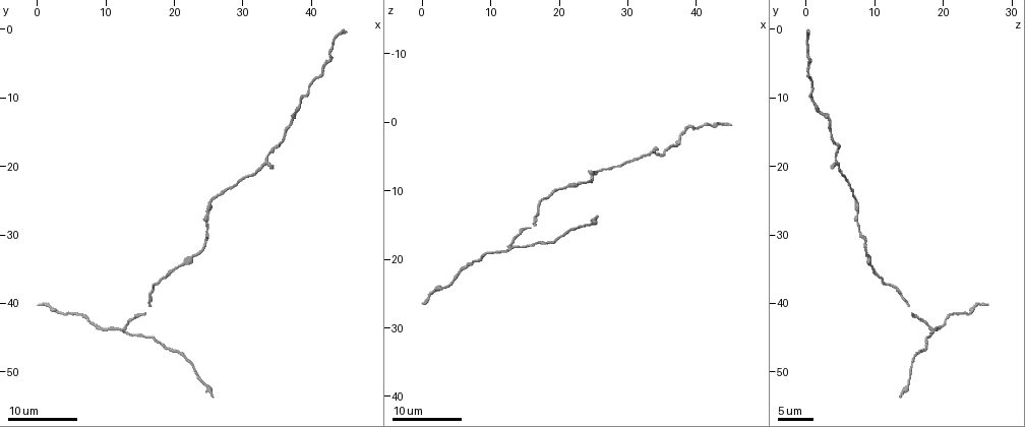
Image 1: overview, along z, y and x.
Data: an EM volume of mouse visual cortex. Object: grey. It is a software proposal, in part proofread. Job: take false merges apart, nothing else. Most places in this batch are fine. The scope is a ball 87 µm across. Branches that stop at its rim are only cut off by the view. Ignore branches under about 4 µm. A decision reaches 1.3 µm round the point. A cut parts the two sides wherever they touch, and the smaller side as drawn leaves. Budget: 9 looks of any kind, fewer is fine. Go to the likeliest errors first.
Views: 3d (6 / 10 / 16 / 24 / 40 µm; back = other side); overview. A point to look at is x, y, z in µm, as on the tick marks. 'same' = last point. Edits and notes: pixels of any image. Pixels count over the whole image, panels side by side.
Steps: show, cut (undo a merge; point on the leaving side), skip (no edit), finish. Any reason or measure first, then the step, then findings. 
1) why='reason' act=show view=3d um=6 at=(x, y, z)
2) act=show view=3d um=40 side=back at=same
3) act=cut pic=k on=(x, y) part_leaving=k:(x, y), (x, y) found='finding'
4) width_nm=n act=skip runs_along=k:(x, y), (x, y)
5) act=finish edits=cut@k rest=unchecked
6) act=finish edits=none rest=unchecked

why='side arm on a straight run' act=show view=3d um=10 at=(12.5, 44.0, 18.5)

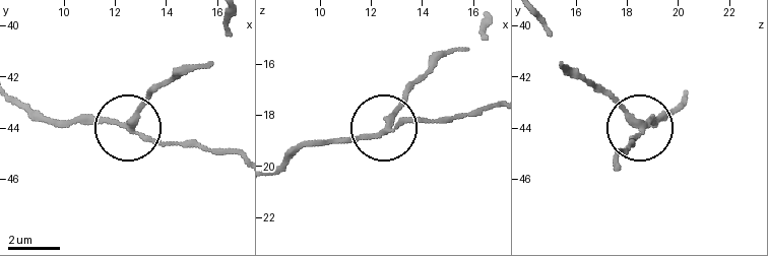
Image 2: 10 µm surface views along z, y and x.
act=show view=3d um=10 side=back at=(12.7, 44.1, 18.5)

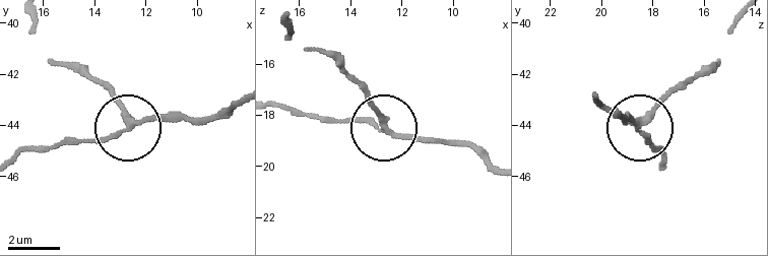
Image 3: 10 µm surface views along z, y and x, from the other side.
side_arm_um=17 act=skip runs_along=3:(740, 21), (720, 60), (694, 73), (643, 124), (628, 119) found='all the same neuron'

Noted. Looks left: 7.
why='three-way junction' act=show view=3d um=6 at=(33.5, 19.0, 4.5)

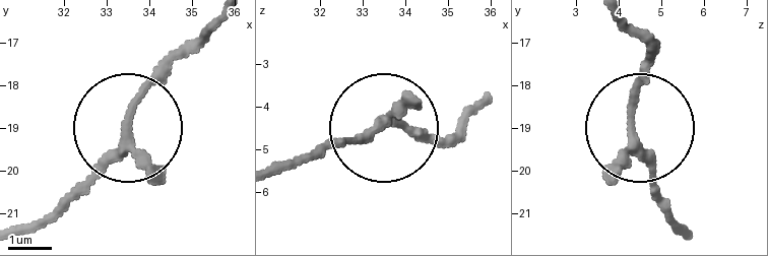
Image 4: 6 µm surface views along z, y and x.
act=show view=3d um=6 side=back at=(33.60, 18.60, 4.35)

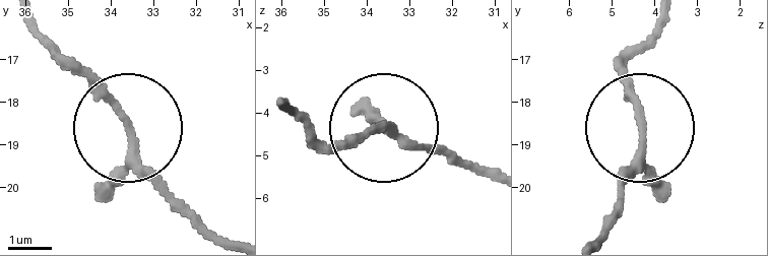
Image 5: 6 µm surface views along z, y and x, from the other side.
arms=3 act=skip found='continuous, no second neuron'

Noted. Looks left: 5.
why='sudden change in width' act=show view=3d um=10 at=(21.5, 34.0, 9.0)

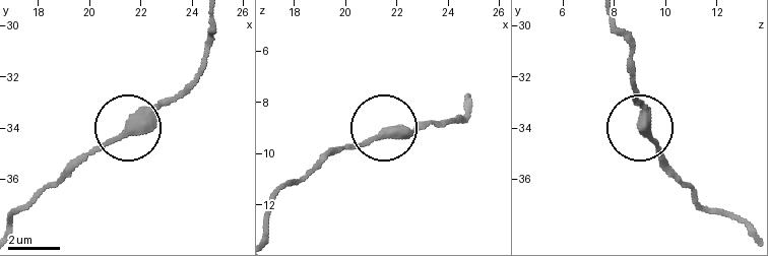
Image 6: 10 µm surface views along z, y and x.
width_nm=350 act=skip found='continuous, no second neuron'

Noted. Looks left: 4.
why='thin neck' act=show view=3d um=16 at=(39.5, 8.5, 0.5)

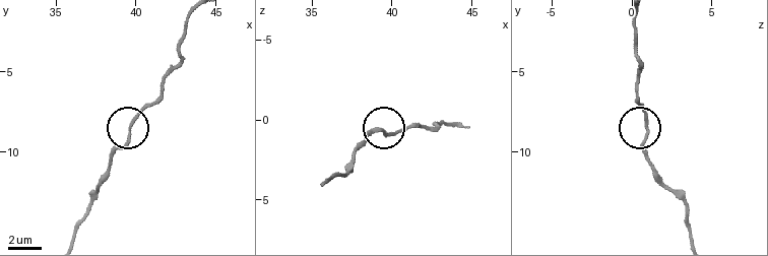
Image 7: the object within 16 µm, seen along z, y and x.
act=skip found='one neuron here'

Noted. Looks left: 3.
act=finish edits=none rest=unchecked

